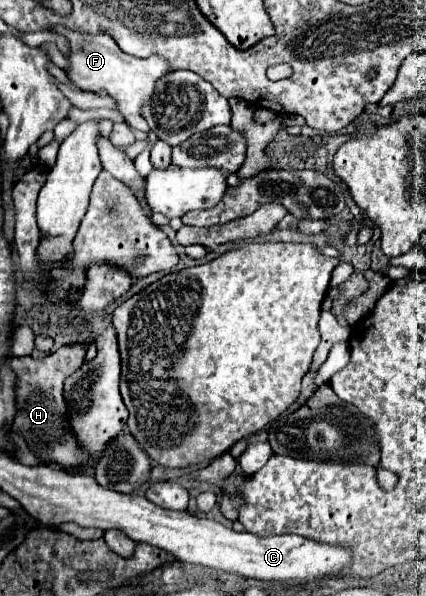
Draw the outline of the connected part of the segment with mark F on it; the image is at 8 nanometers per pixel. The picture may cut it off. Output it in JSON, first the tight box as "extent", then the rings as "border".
{"extent":[54,27,170,133],"border":[[[62,27],[54,29],[56,33],[64,35],[70,43],[72,57],[70,57],[70,73],[68,77],[84,91],[100,91],[106,89],[110,97],[116,99],[118,111],[124,115],[126,123],[134,129],[148,133],[148,123],[142,117],[142,107],[154,93],[154,85],[158,79],[170,73],[170,63],[162,55],[150,55],[146,59],[132,57],[118,49],[114,39],[106,33],[98,35],[78,35],[78,31],[62,31]]]}

